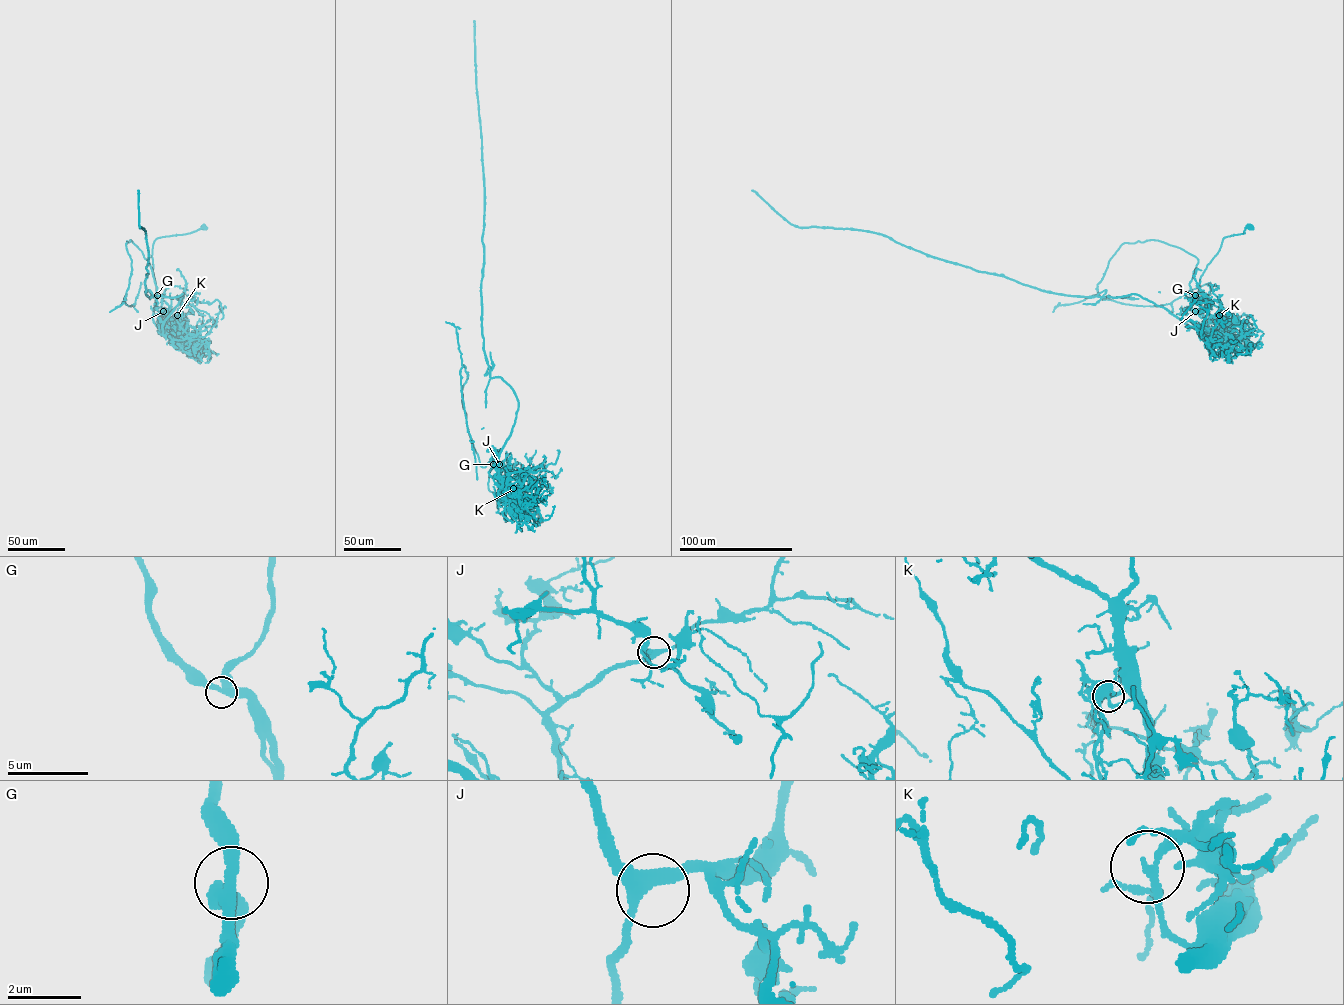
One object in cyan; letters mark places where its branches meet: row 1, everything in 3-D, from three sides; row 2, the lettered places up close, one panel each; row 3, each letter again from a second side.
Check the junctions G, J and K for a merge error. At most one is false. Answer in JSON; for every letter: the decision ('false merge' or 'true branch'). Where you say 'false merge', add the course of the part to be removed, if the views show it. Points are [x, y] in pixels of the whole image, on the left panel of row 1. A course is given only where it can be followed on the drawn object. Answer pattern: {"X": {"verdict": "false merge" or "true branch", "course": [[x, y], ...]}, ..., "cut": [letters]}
{"G": {"verdict": "true branch"}, "J": {"verdict": "true branch"}, "K": {"verdict": "false merge", "course": [[178, 315], [177, 324], [157, 327], [152, 271], [130, 239], [128, 306], [141, 282]]}, "cut": ["K"]}

